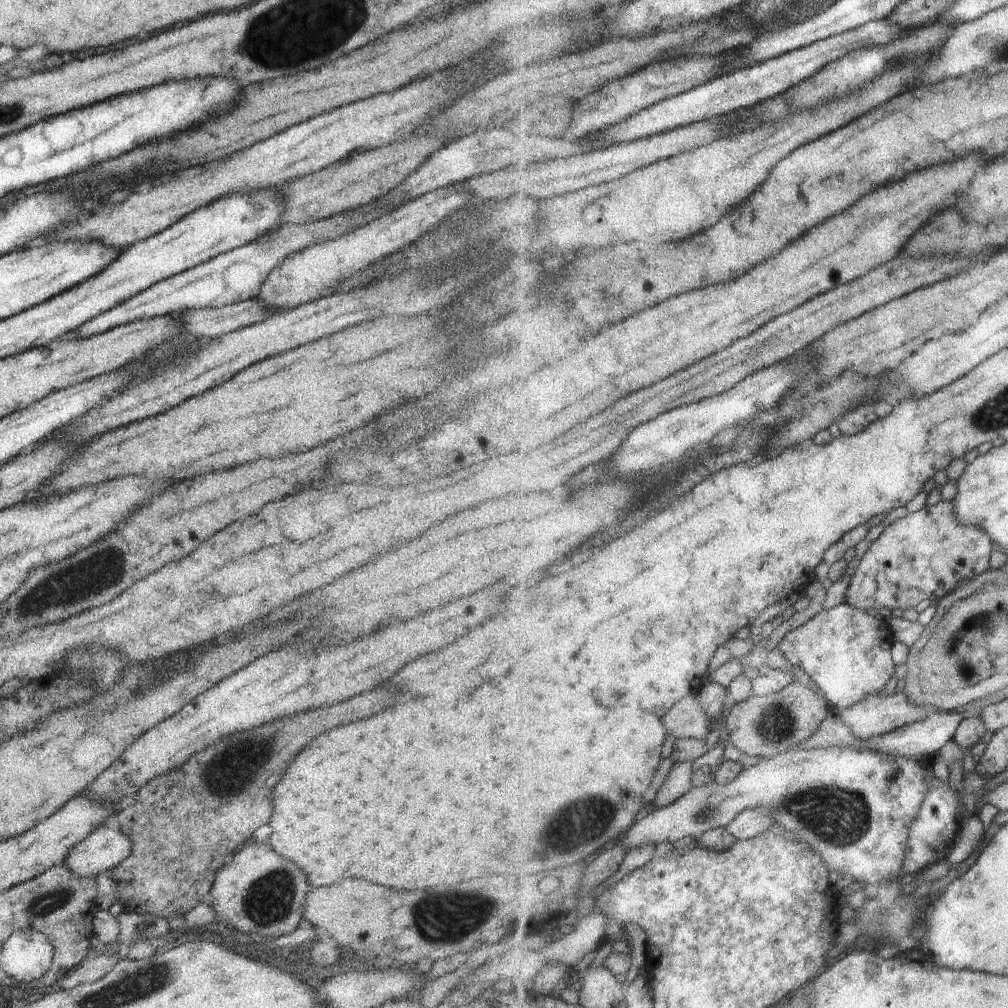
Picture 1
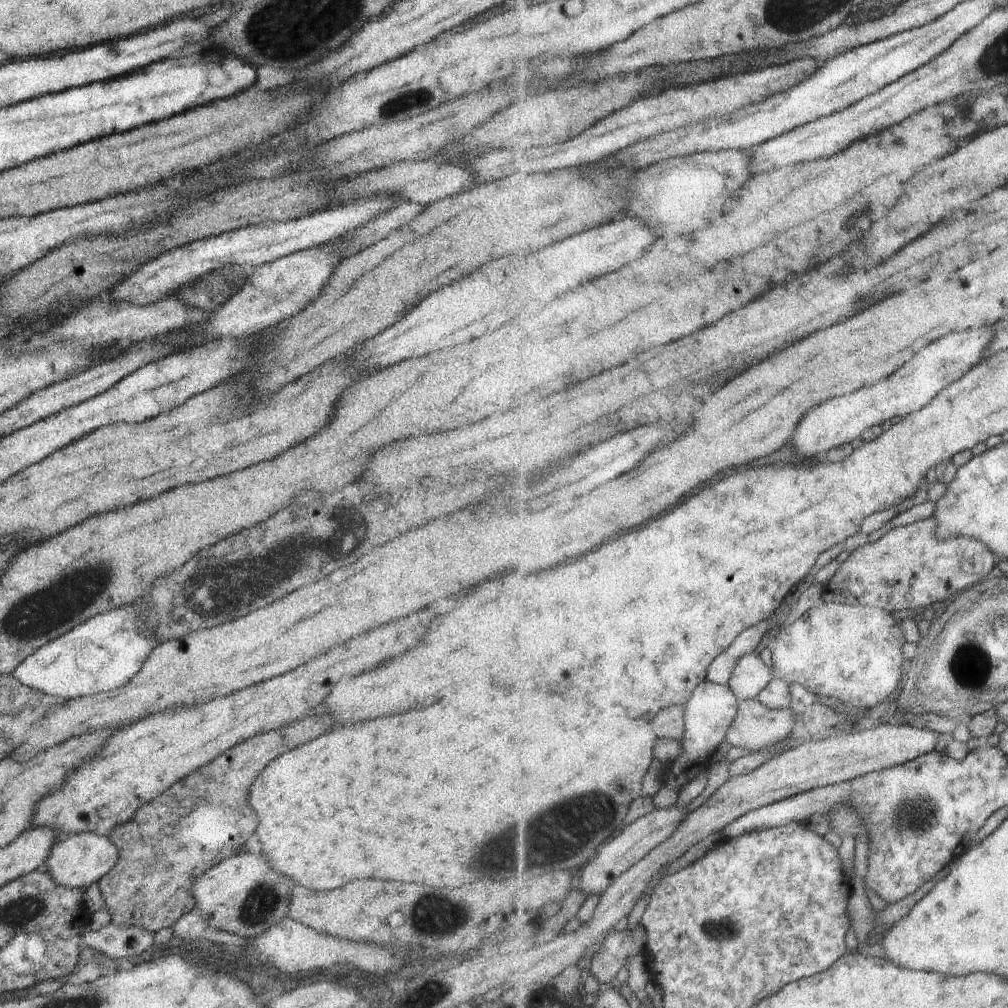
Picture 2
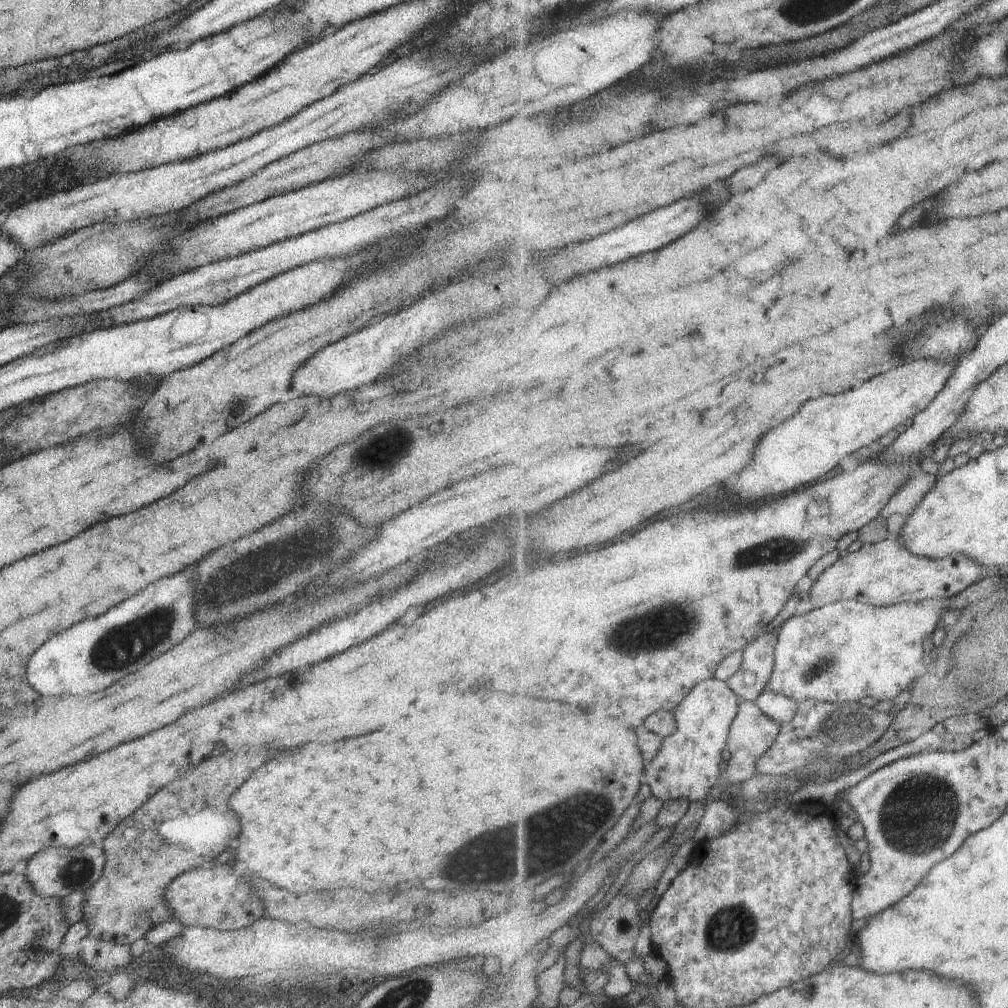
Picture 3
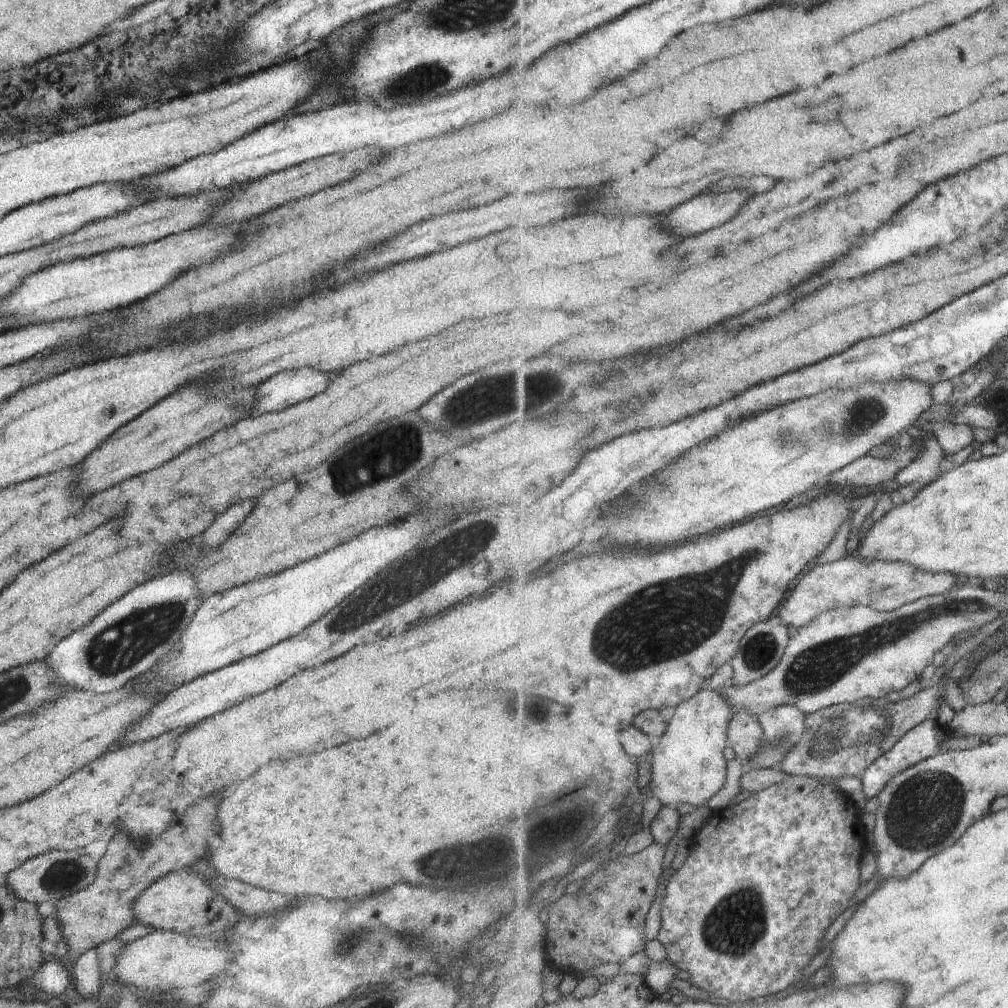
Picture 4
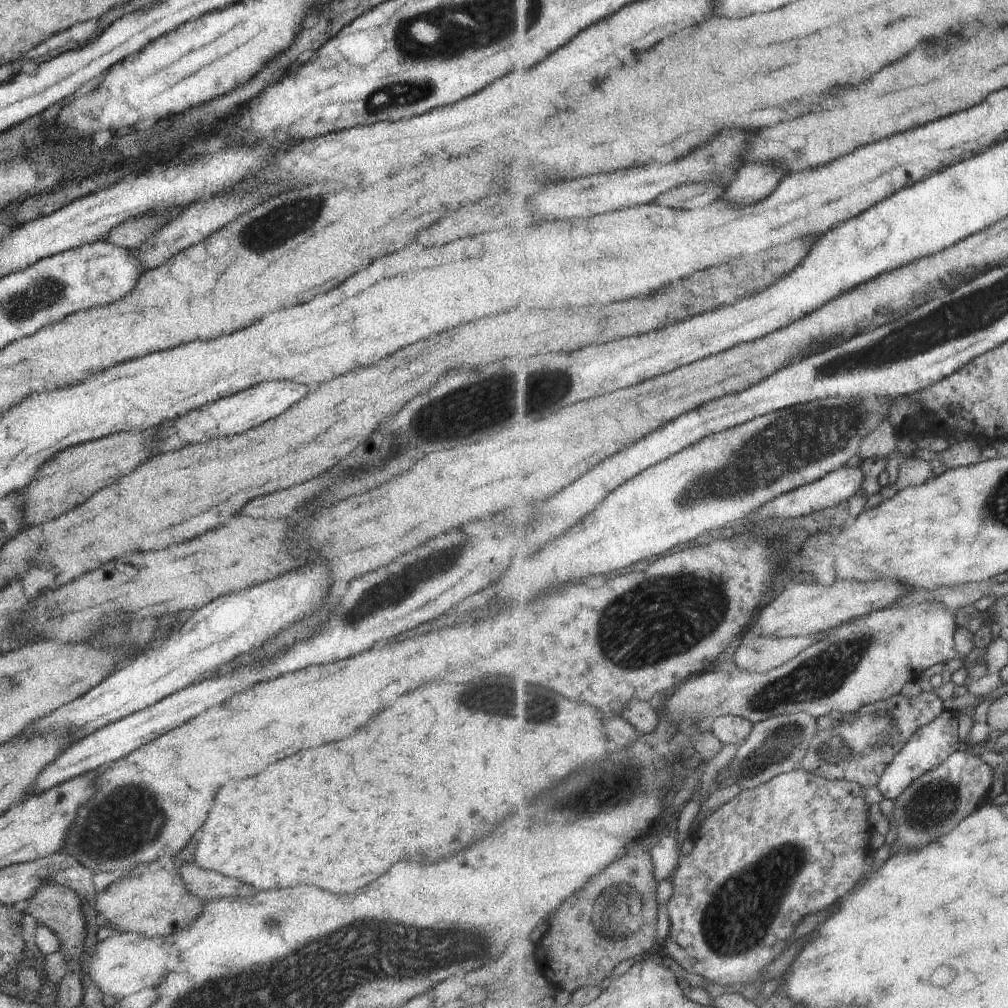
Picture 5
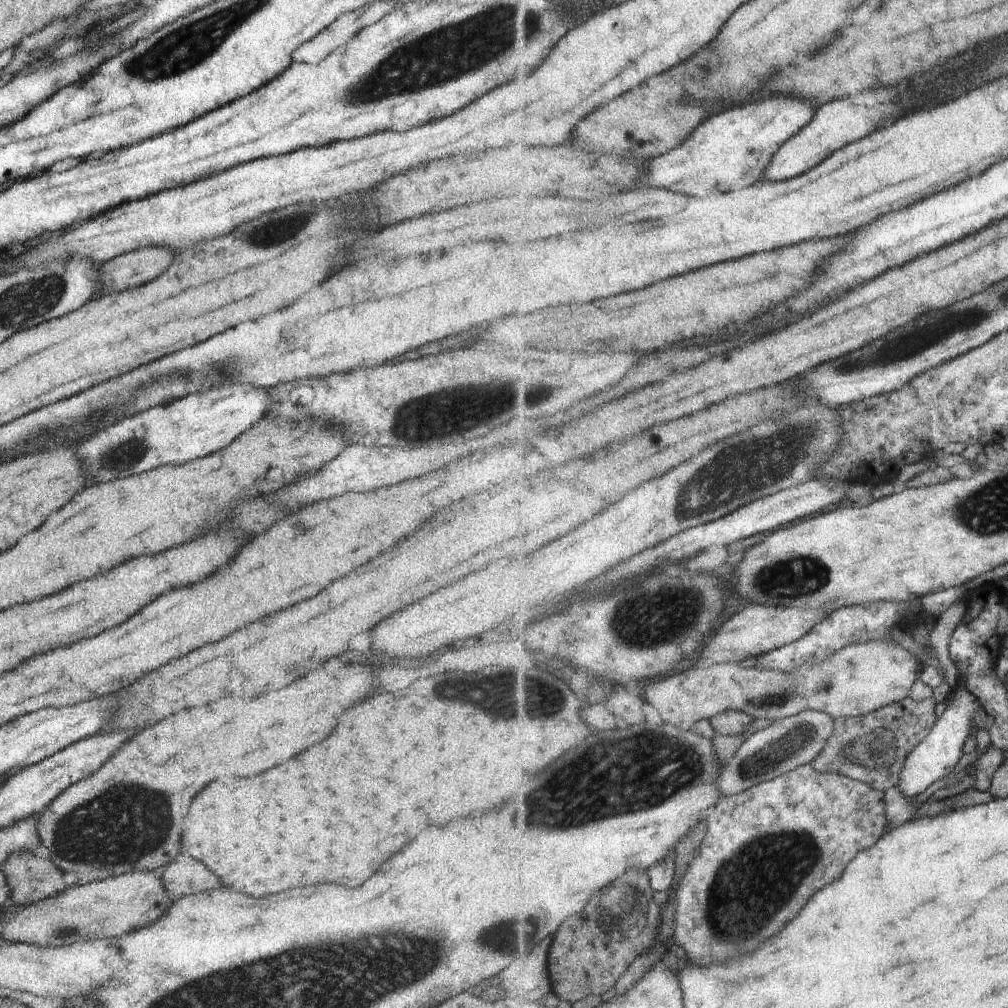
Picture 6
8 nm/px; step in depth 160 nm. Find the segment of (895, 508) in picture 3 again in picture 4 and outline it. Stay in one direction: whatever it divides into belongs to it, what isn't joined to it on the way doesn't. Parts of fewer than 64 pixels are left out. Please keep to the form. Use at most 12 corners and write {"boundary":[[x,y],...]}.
{"boundary":[[933,431],[923,436],[925,452],[896,477],[905,500],[940,478],[943,446]]}

